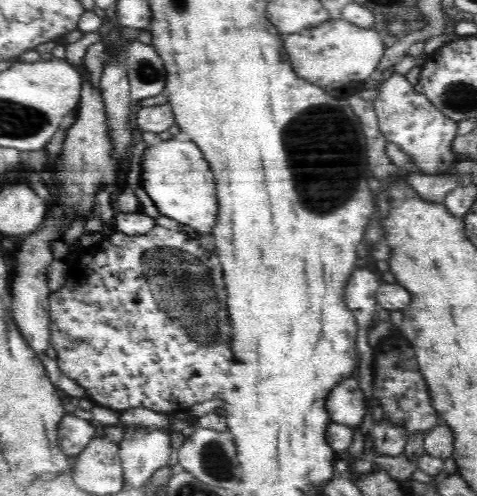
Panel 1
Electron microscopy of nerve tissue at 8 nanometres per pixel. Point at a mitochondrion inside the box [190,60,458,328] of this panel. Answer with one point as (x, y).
(306, 139)

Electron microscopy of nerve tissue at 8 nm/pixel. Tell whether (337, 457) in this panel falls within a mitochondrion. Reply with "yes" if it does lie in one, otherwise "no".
no

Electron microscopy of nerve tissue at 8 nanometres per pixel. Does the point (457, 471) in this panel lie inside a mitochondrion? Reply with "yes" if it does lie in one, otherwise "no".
no

